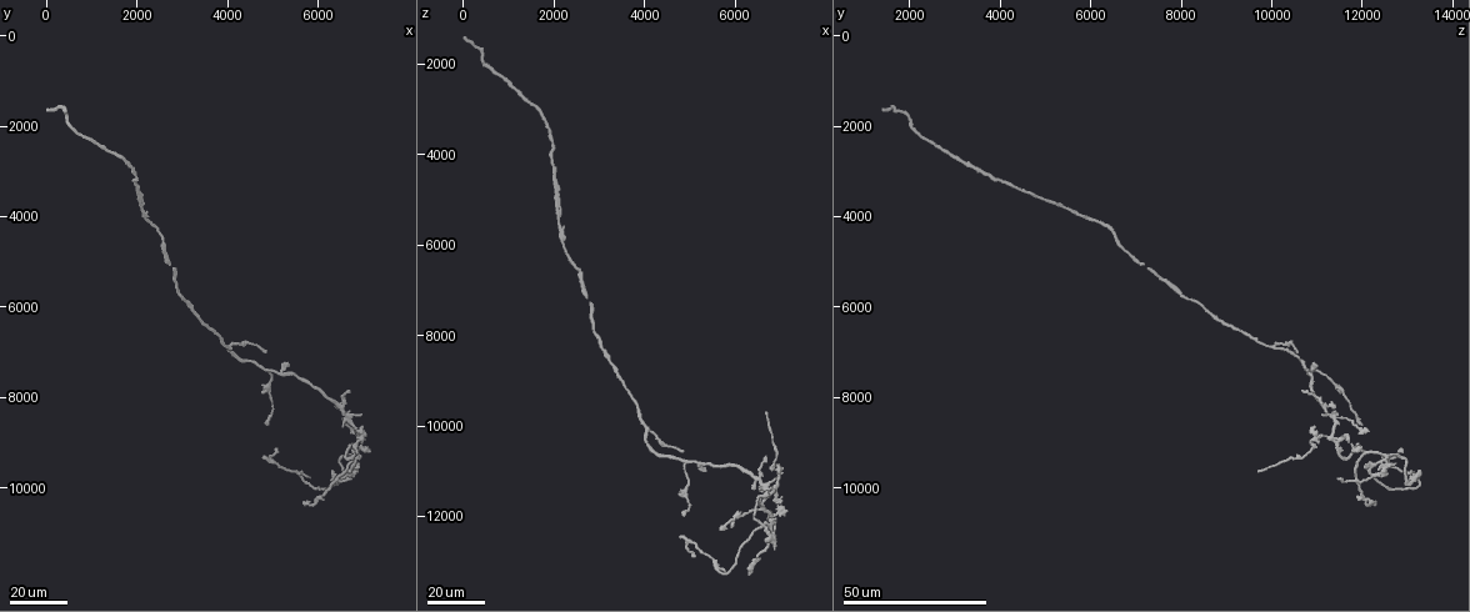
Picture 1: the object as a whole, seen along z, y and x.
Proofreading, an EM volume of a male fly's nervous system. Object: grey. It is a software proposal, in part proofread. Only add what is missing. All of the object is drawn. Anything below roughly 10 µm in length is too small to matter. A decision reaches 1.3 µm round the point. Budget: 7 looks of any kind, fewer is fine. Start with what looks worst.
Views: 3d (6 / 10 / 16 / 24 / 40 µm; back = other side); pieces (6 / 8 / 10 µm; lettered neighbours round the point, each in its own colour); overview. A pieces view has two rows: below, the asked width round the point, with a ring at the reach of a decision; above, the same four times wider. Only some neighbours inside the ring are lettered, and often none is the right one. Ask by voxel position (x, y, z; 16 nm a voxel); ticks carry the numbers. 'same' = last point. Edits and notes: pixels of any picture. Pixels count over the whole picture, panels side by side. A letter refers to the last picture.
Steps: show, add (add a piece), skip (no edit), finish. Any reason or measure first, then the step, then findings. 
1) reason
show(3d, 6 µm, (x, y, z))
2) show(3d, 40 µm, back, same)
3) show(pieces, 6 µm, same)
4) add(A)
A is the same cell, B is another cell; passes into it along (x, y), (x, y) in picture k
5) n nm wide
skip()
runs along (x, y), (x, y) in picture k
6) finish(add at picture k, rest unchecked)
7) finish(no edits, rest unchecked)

long arm stops here
show(3d, 24 µm, (6650, 9600, 9650))

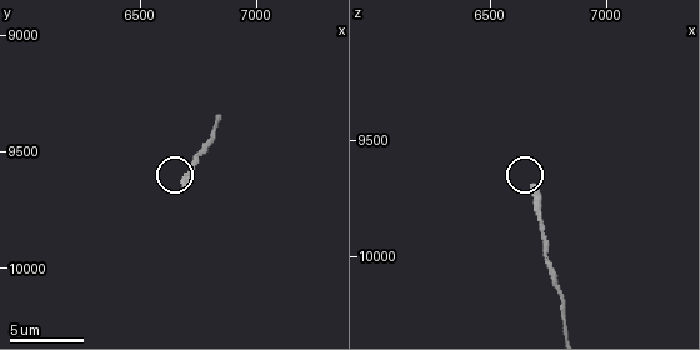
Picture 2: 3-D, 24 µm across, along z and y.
show(pieces, 10 µm, (6680, 9640, 9700))

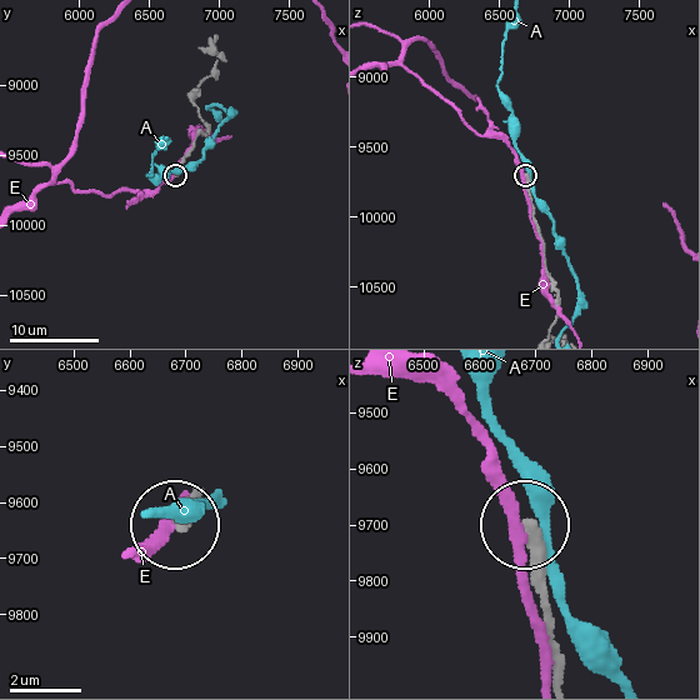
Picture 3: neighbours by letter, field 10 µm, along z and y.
skip()
A and E are other cells; runs along (556, 305), (558, 293), (545, 264), (525, 175) in picture 3; none of them fits

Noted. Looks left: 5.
show(3d, 24 µm, (7000, 8350, 11150))

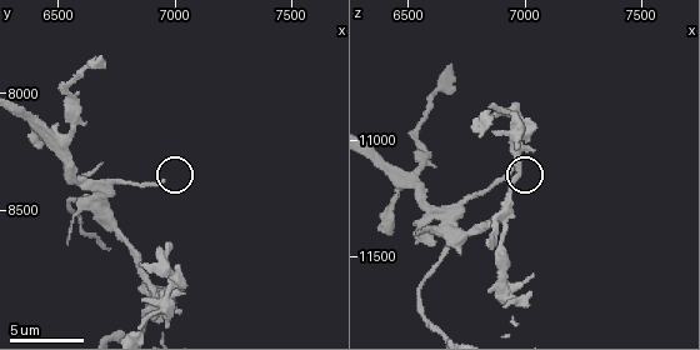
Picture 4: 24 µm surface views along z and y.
show(pieces, 10 µm, (6940, 8380, 11120))

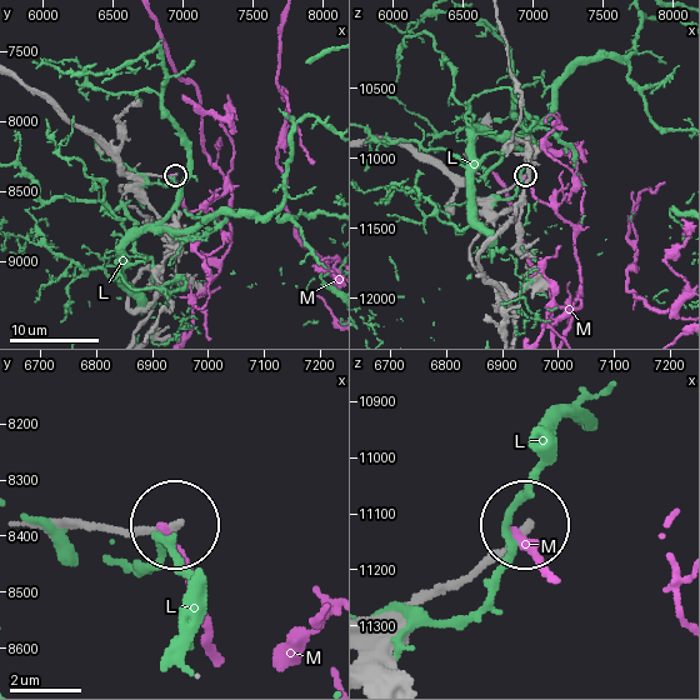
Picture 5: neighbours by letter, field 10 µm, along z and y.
skip()
L and M are other cells; runs along (65, 525), (169, 525) in picture 5; none of them fits

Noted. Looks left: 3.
end of a long branch
show(3d, 16 µm, (4800, 6950, 10550))

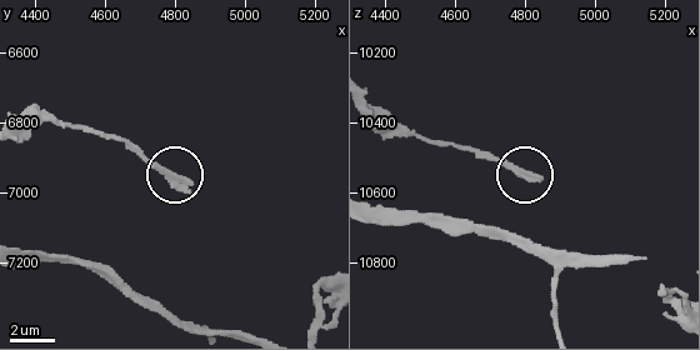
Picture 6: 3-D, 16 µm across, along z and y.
show(pieces, 6 µm, (4830, 6990, 10550))

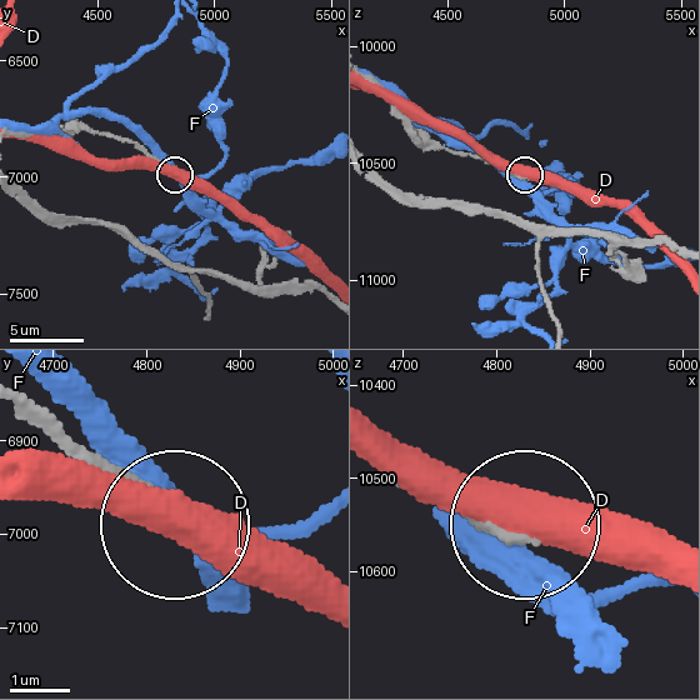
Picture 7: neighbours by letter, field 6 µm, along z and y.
skip()
D and F are other cells; runs along (20, 134), (95, 130), (136, 143), (171, 174) in picture 7; none of them fits

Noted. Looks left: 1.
finish(no edits, rest unchecked)

